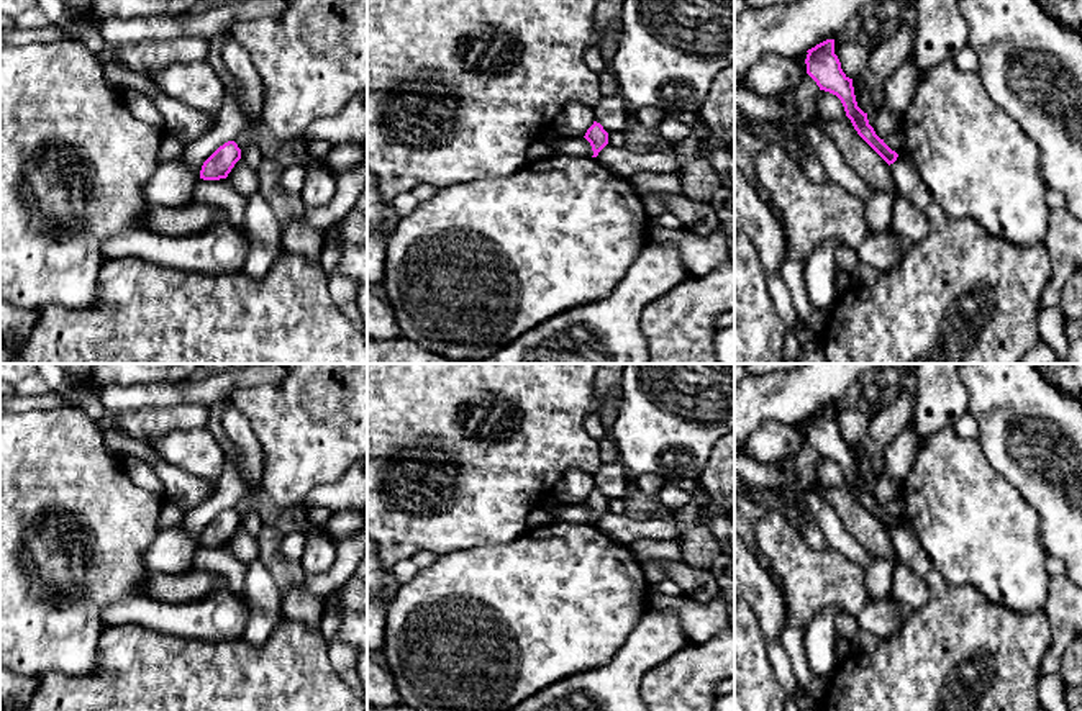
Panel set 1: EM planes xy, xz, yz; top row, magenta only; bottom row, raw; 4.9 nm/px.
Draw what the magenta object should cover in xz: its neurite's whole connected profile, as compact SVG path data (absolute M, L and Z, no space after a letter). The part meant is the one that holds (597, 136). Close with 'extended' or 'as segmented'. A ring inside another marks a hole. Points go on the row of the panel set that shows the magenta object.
M593 121L593 125L587 129L585 136L584 136L593 151L592 157L597 157L598 152L608 144L608 133L603 129L603 126L597 121Z; as segmented

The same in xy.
M234 141L220 146L202 165L200 179L220 180L226 179L234 164L241 159L241 149Z; as segmented

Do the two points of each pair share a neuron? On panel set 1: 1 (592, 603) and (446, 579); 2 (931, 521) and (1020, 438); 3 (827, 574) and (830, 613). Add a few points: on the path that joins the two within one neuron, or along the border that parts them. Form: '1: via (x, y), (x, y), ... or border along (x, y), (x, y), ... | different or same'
1: via (556, 595), (536, 595), (527, 588), (482, 588) | same
2: border along (977, 439), (987, 461), (1018, 492) | different
3: border along (841, 611), (825, 606), (812, 620), (805, 636) | different

